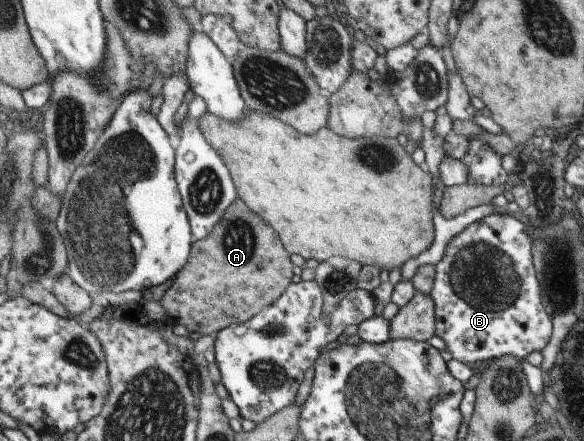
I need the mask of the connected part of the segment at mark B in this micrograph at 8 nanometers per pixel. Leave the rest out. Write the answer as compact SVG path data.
M496 213L485 216L466 226L461 232L453 236L444 248L441 259L434 266L433 286L428 292L433 300L434 306L434 326L435 335L439 336L445 343L445 348L452 358L465 364L475 364L491 358L501 358L502 356L513 356L513 358L524 359L527 354L533 351L540 351L551 336L551 321L547 318L546 311L543 310L541 297L539 296L539 285L535 278L535 271L532 263L532 246L531 233L532 227L525 226L514 217L507 214Z

